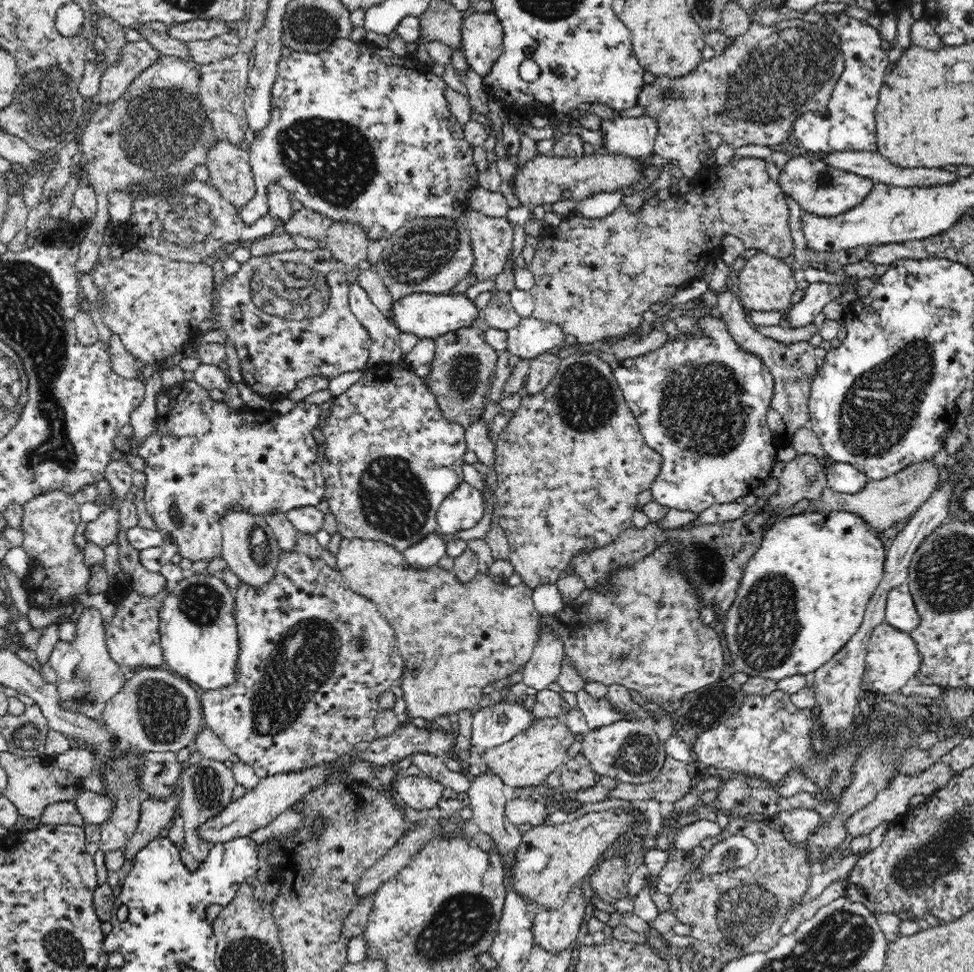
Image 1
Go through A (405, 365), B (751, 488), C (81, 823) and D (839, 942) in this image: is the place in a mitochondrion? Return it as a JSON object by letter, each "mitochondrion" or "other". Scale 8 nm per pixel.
{"A":"other","B":"other","C":"other","D":"mitochondrion"}

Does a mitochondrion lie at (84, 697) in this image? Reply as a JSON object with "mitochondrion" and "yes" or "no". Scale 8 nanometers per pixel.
{"mitochondrion":"yes"}

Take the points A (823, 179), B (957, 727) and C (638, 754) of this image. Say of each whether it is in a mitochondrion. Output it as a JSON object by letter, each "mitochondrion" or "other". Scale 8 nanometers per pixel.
{"A":"mitochondrion","B":"other","C":"mitochondrion"}

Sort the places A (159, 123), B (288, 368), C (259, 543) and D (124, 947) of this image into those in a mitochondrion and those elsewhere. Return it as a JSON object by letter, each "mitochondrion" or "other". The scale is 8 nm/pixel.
{"A":"mitochondrion","B":"other","C":"mitochondrion","D":"other"}

